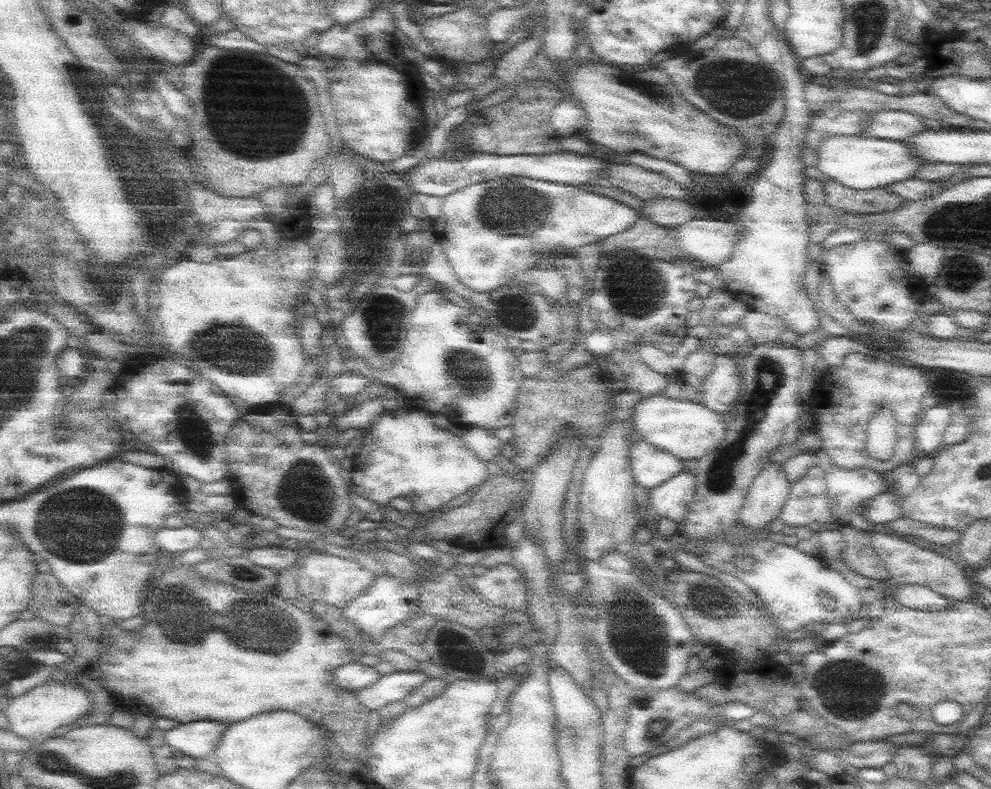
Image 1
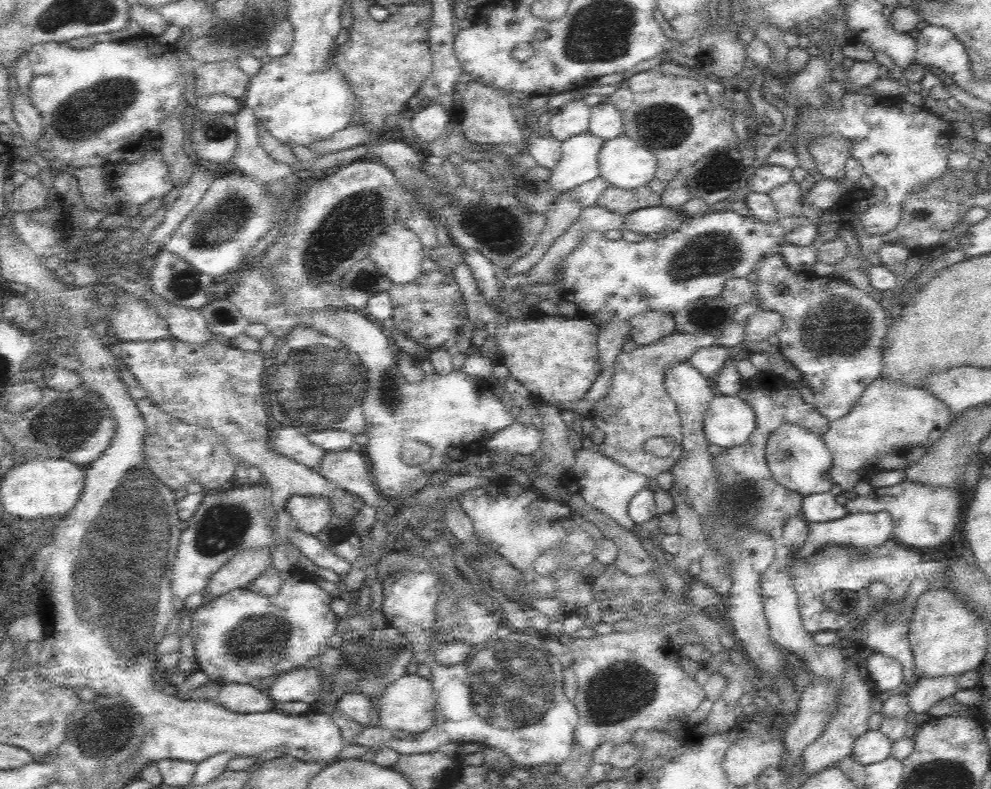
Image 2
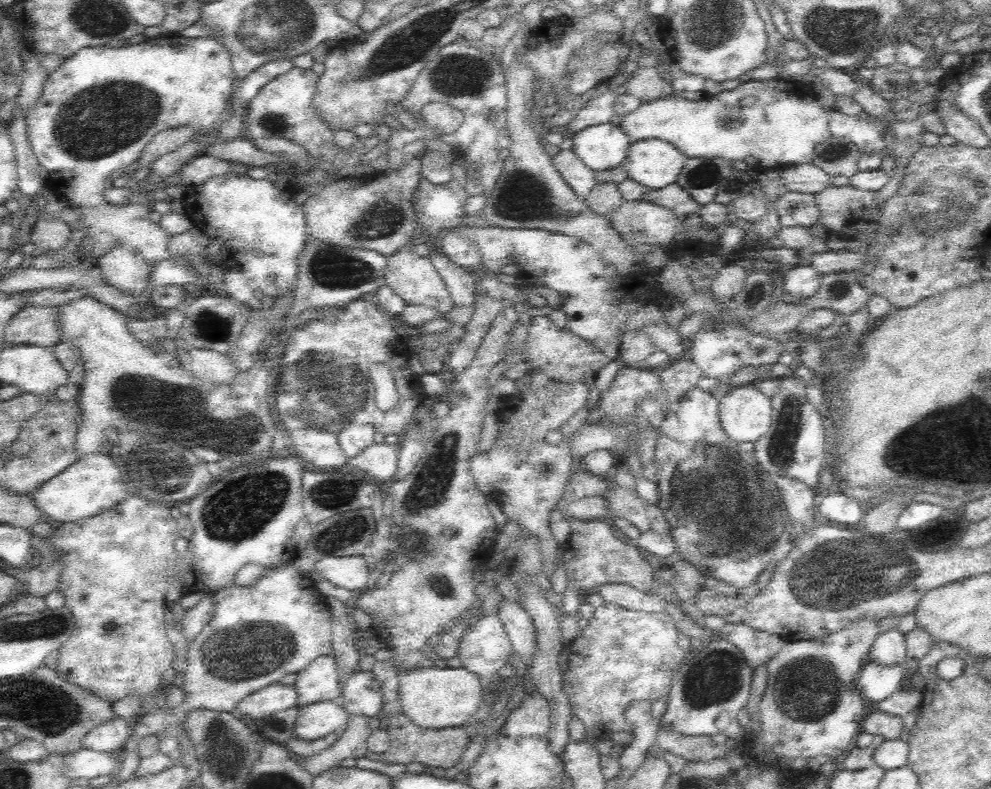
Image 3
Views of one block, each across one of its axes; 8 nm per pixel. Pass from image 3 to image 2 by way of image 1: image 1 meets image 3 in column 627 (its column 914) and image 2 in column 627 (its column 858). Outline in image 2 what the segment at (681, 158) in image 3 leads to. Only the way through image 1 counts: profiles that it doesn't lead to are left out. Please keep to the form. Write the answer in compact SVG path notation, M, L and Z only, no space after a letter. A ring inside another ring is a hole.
M626 134L606 140L598 152L598 176L610 186L632 190L652 182L656 172L654 154Z

